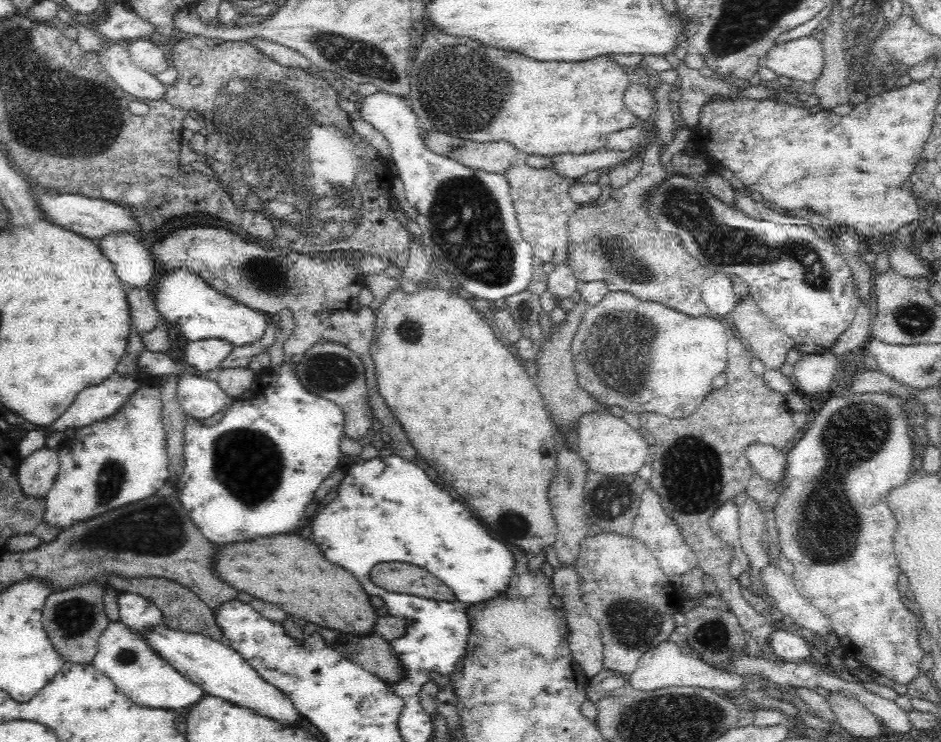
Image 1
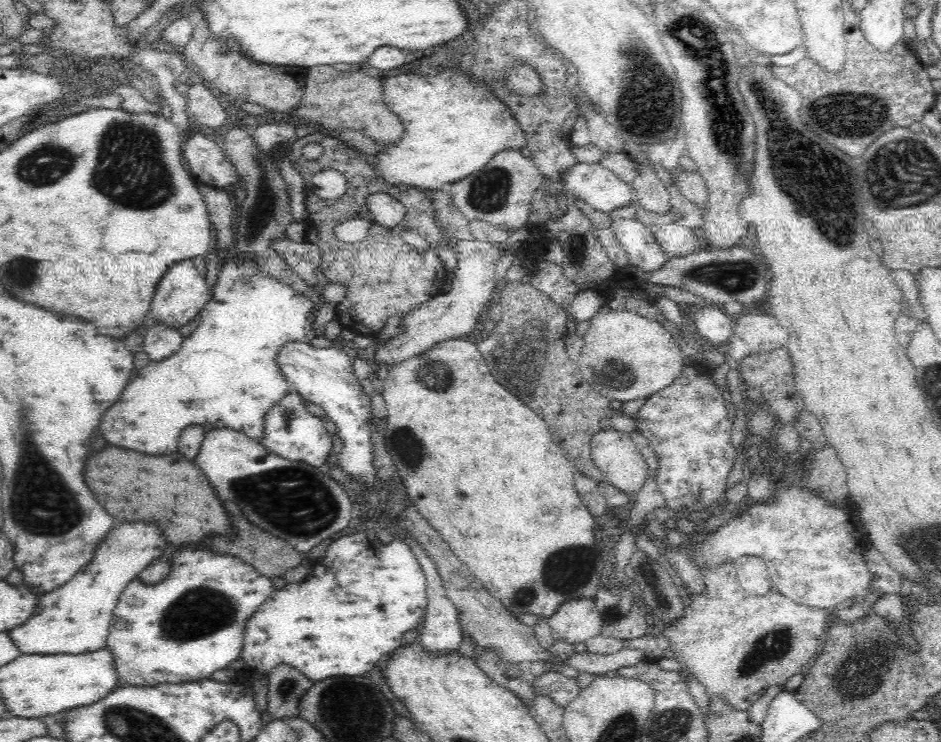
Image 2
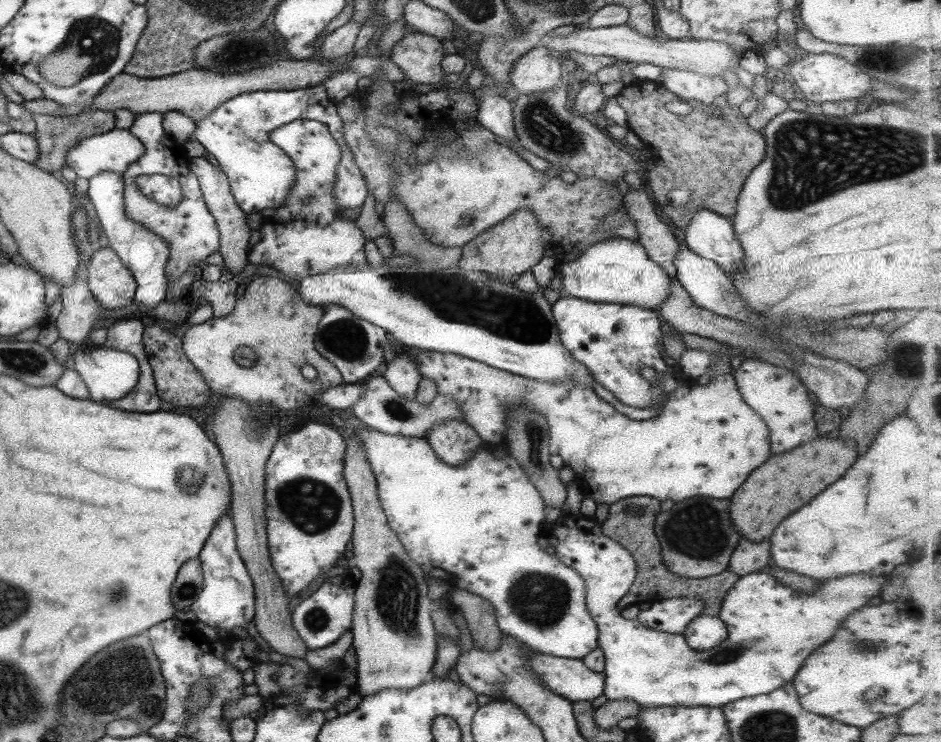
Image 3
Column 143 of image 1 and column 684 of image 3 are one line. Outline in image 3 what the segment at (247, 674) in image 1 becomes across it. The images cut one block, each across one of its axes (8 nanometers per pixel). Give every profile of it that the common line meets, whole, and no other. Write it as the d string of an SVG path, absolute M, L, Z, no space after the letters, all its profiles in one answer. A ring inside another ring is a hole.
M699 614L687 623L683 631L685 643L689 648L699 652L705 652L719 645L727 634L727 623L722 615Z

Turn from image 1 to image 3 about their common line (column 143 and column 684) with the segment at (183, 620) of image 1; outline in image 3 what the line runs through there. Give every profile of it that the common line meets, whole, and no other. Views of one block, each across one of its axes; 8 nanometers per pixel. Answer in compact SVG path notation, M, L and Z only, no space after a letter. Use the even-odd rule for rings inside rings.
M643 496L620 498L608 506L607 515L601 523L601 533L623 546L635 561L635 578L629 590L617 602L617 610L645 601L654 603L668 598L697 597L703 601L703 610L699 614L721 615L723 598L740 576L726 569L707 578L685 578L667 570L662 555L659 554L662 552L659 542L653 534L653 522L655 522L655 514L659 512L659 502L657 498Z

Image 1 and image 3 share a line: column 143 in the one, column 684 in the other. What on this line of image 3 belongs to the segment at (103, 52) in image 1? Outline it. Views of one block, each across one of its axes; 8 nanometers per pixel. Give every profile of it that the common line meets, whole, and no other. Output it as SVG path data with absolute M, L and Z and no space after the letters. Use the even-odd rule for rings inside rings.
M663 69L661 84L681 100L695 99L701 106L713 102L715 97L727 94L727 85L722 78L709 78L695 71Z

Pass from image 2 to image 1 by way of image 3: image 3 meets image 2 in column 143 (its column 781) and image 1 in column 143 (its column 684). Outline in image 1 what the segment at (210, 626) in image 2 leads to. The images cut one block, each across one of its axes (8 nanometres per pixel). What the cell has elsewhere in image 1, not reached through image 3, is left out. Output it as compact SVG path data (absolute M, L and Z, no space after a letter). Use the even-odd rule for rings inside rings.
M119 620L110 621L102 631L91 664L98 672L111 678L122 694L141 707L186 712L204 696L201 686L190 682L158 653L150 650L150 645L144 641L144 637L140 637L138 631L132 631L131 627Z

